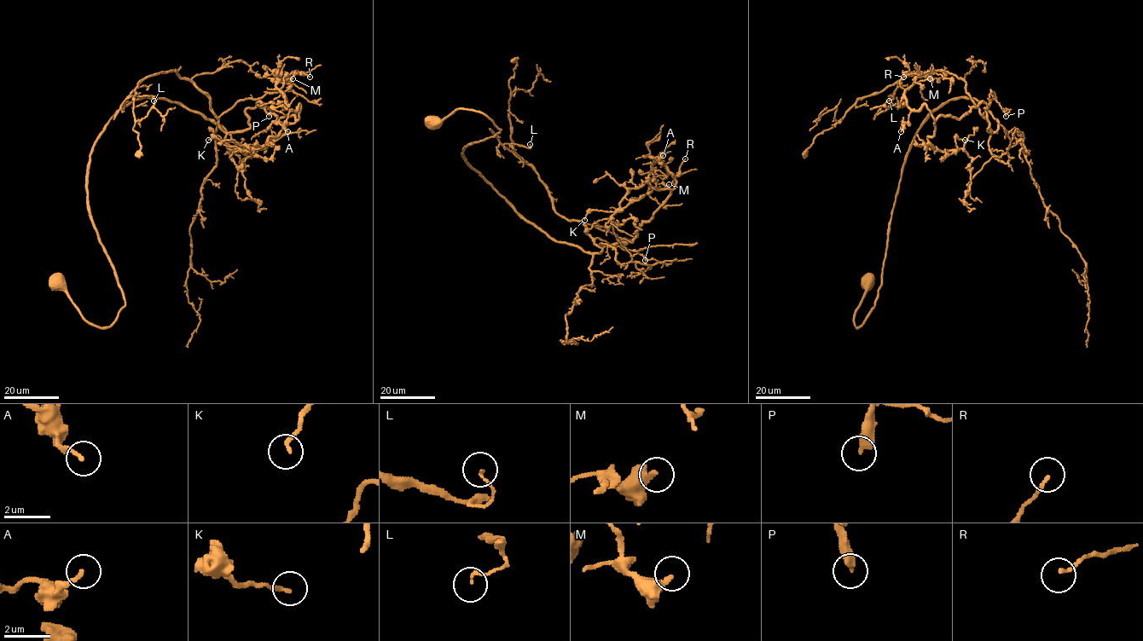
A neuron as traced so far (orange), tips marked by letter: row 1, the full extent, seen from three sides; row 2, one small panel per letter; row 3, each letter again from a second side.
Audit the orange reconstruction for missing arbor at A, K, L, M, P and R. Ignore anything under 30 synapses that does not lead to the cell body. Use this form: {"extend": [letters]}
{"extend": []}

